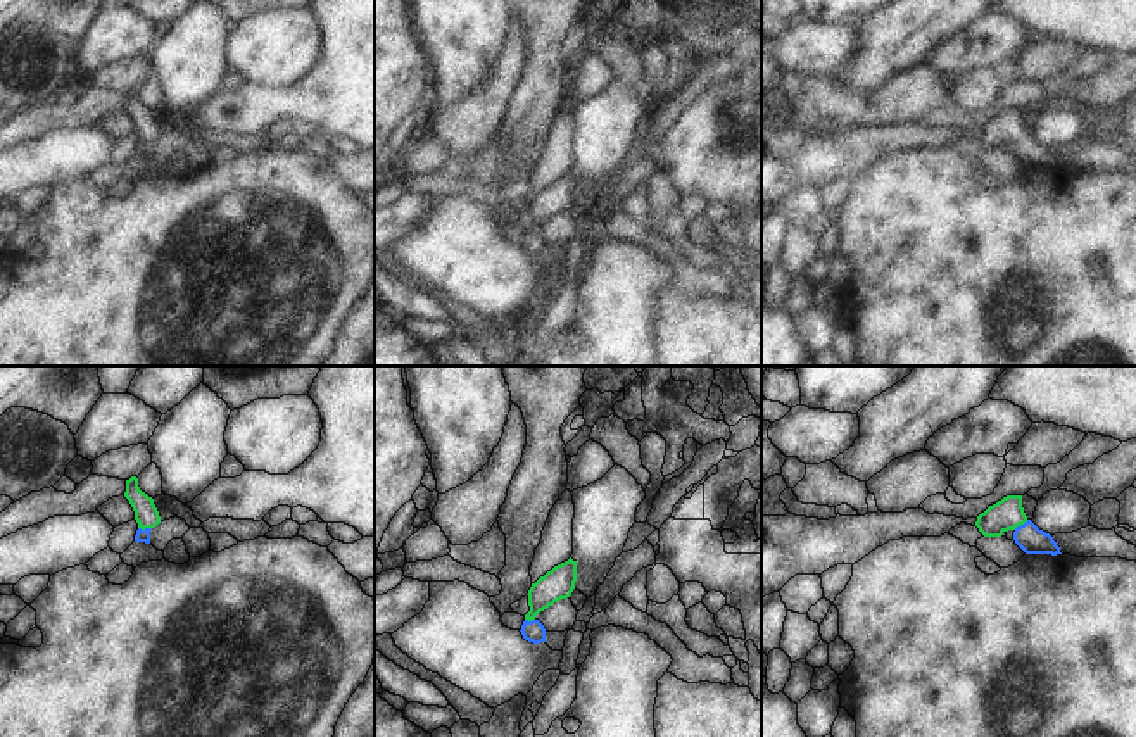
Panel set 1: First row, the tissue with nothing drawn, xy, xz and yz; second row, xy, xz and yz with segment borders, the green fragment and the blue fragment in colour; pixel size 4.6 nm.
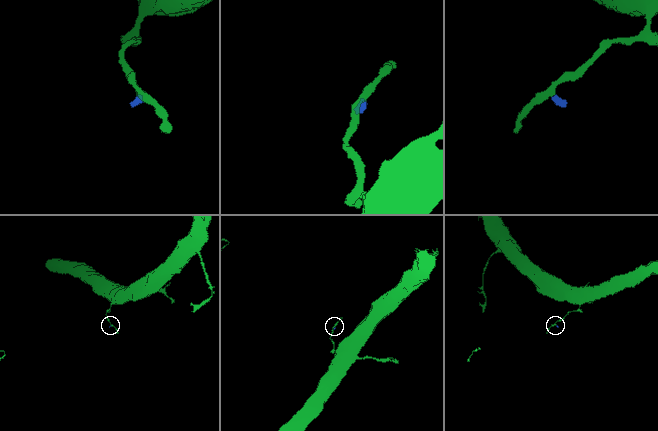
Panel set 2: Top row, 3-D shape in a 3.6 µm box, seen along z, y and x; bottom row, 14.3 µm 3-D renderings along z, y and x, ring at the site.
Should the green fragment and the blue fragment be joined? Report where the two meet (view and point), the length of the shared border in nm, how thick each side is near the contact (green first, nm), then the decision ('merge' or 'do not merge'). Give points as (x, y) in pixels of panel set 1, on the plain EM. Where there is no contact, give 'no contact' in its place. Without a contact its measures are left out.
meets green in xy at (145, 140); contact 60 nm long; 110 nm thick on the green side, 60 nm on the other; merge

